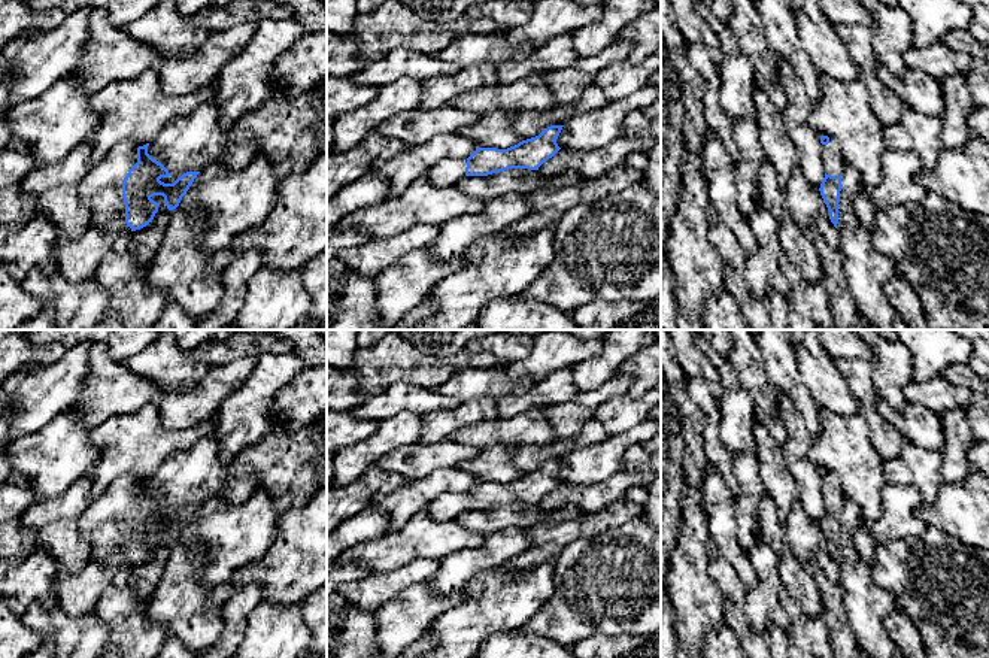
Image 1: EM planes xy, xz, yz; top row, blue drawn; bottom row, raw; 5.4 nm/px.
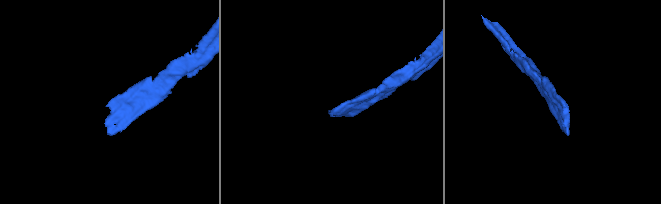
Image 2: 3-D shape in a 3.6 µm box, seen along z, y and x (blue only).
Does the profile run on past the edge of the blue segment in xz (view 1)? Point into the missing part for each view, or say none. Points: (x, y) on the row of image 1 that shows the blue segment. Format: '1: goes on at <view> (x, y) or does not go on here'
1: goes on at xz (446, 172)

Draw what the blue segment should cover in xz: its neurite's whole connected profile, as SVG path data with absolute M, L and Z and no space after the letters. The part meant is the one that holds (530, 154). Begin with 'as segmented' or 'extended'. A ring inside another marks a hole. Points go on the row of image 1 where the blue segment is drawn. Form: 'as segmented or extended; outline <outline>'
extended; outline M550 125L539 136L507 149L477 148L468 158L446 158L433 166L424 179L436 187L455 185L464 176L488 176L509 169L539 170L561 148L556 139L564 125Z

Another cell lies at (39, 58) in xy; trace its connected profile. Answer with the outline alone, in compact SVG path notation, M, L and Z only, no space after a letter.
M92 9L70 13L60 27L22 34L3 48L7 73L18 78L7 98L9 109L37 97L75 70L90 34L91 13Z

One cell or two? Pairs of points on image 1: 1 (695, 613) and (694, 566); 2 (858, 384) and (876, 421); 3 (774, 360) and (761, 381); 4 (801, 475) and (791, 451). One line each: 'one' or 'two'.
1: one
2: one
3: two
4: one

